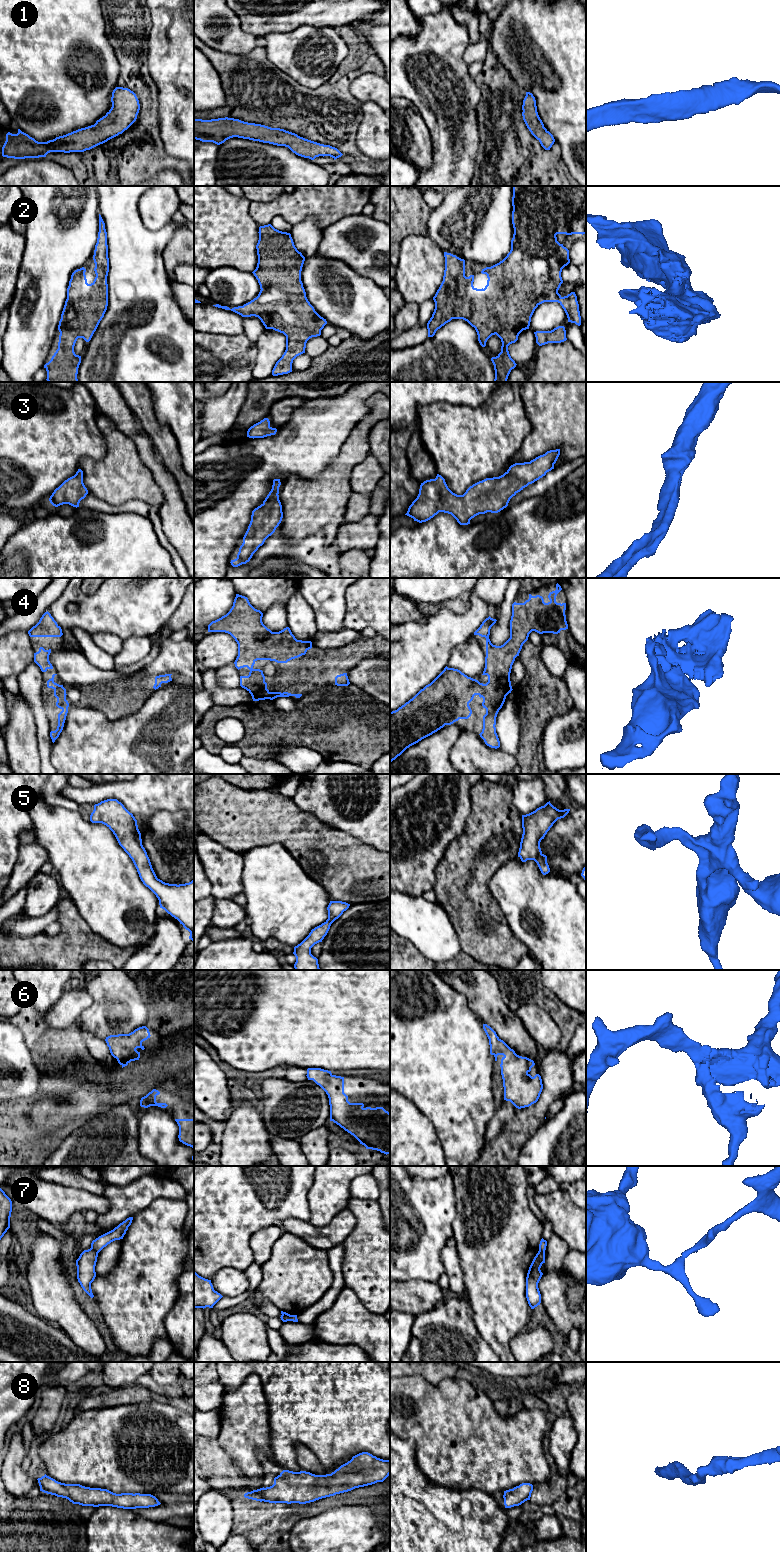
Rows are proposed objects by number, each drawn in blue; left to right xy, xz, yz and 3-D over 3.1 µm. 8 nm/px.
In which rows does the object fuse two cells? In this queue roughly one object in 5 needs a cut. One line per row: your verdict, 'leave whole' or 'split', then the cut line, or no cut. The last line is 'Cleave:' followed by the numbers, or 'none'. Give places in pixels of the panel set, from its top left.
1: leave whole; cut none
2: leave whole; cut none
3: leave whole; cut none
4: leave whole; cut none
5: leave whole; cut none
6: leave whole; cut none
7: split; cut xy (91, 1247), (98, 1252)
8: leave whole; cut none
Cleave: 7

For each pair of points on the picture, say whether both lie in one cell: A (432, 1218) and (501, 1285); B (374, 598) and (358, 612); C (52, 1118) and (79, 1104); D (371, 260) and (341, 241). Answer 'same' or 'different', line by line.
A: different
B: same
C: same
D: same

